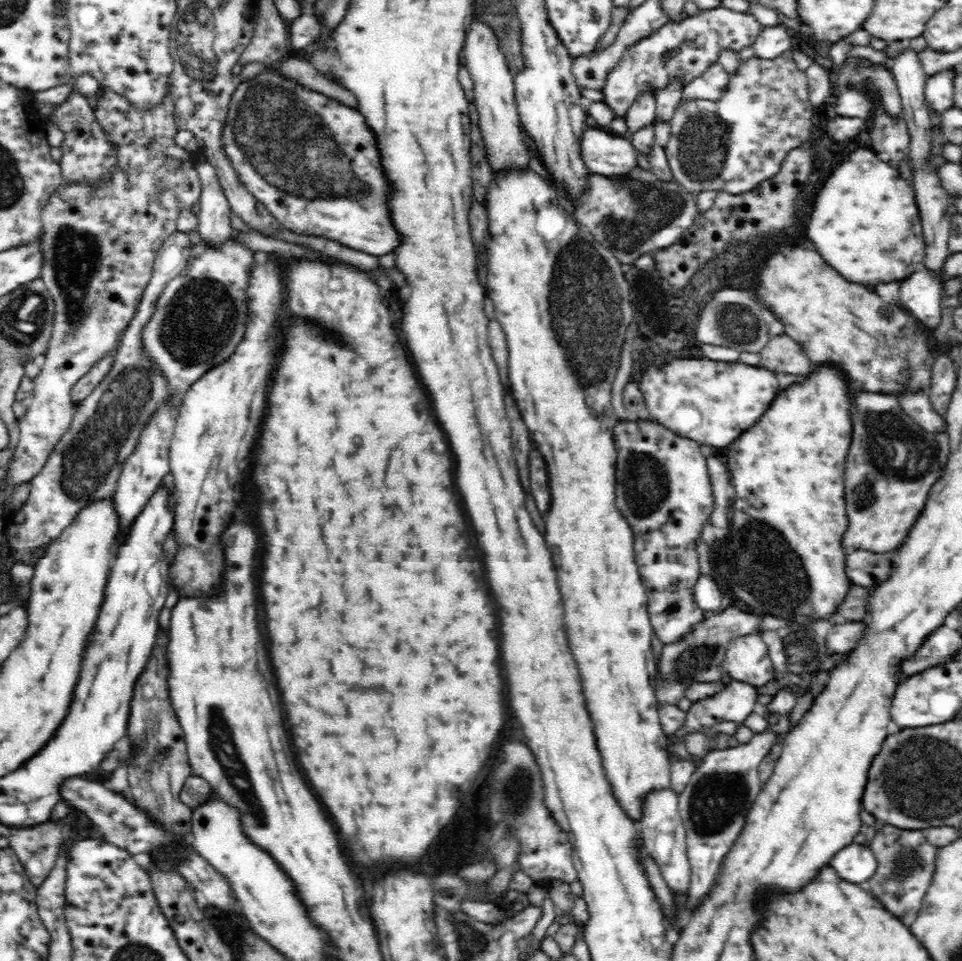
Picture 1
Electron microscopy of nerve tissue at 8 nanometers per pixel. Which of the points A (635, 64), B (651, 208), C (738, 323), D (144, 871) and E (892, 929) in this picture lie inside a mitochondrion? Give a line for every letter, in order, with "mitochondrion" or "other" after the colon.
A: mitochondrion
B: mitochondrion
C: mitochondrion
D: other
E: other

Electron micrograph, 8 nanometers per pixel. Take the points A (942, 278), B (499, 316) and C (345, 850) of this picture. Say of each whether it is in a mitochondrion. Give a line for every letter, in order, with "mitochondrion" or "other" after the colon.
A: other
B: other
C: other

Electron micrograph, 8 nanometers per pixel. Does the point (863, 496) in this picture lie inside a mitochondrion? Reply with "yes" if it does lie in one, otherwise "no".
yes

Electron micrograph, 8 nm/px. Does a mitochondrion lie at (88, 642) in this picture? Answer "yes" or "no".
no

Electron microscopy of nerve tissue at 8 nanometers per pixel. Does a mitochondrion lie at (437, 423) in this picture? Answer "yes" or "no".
no

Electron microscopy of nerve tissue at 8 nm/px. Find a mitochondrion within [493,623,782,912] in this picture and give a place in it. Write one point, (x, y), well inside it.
(716, 799)

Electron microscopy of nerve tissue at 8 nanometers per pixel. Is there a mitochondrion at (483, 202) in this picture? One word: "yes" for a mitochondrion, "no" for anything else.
no

